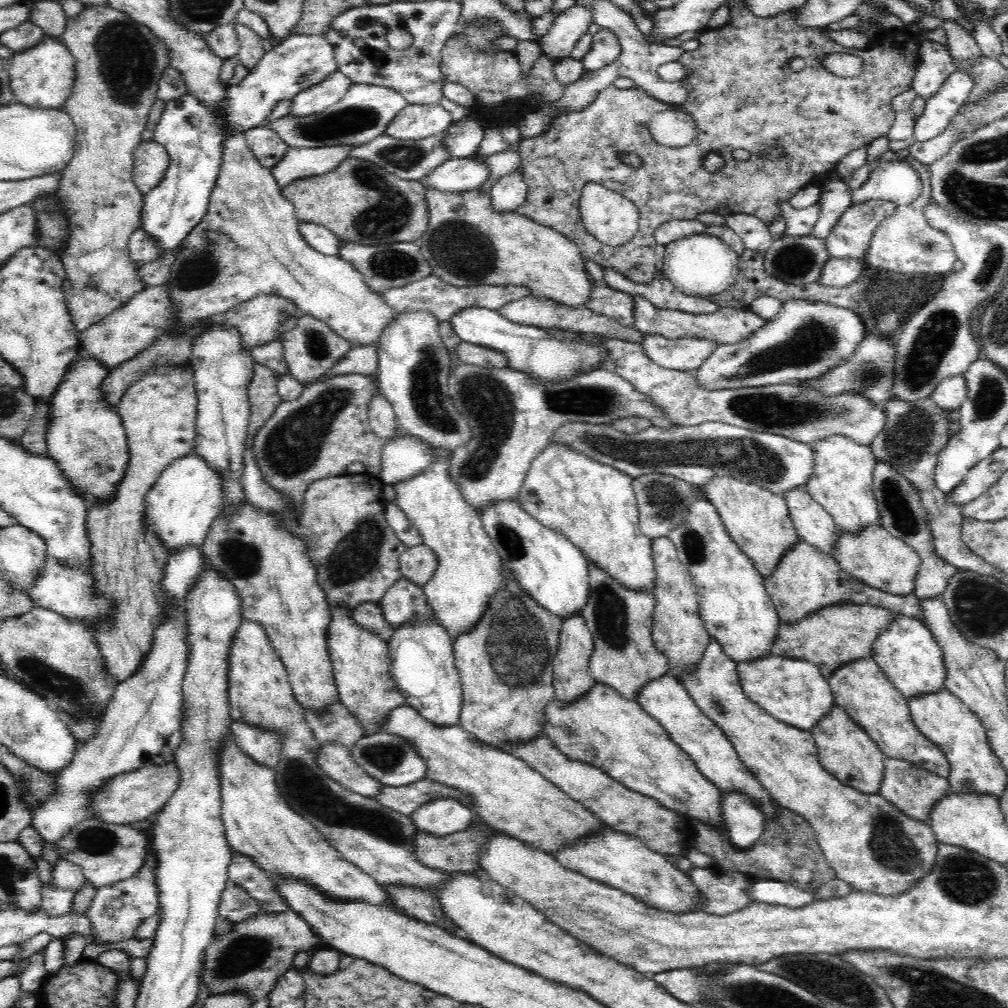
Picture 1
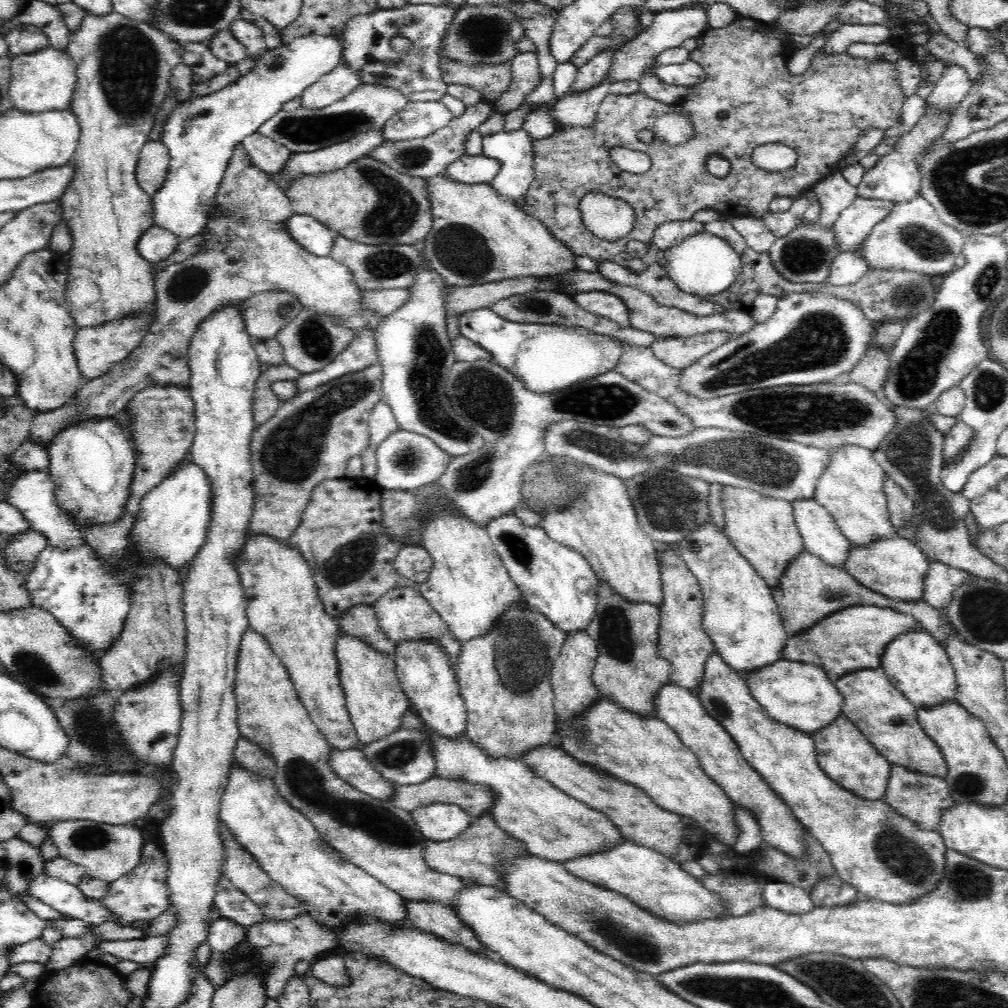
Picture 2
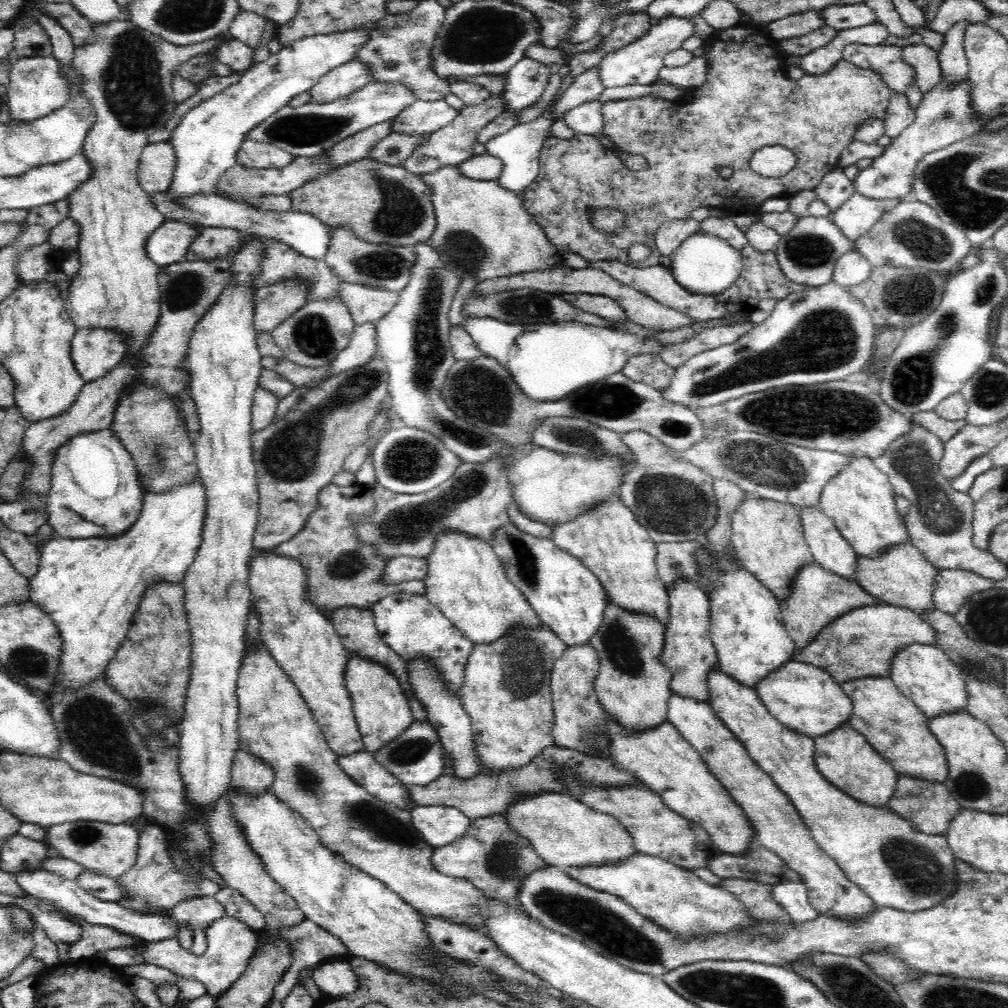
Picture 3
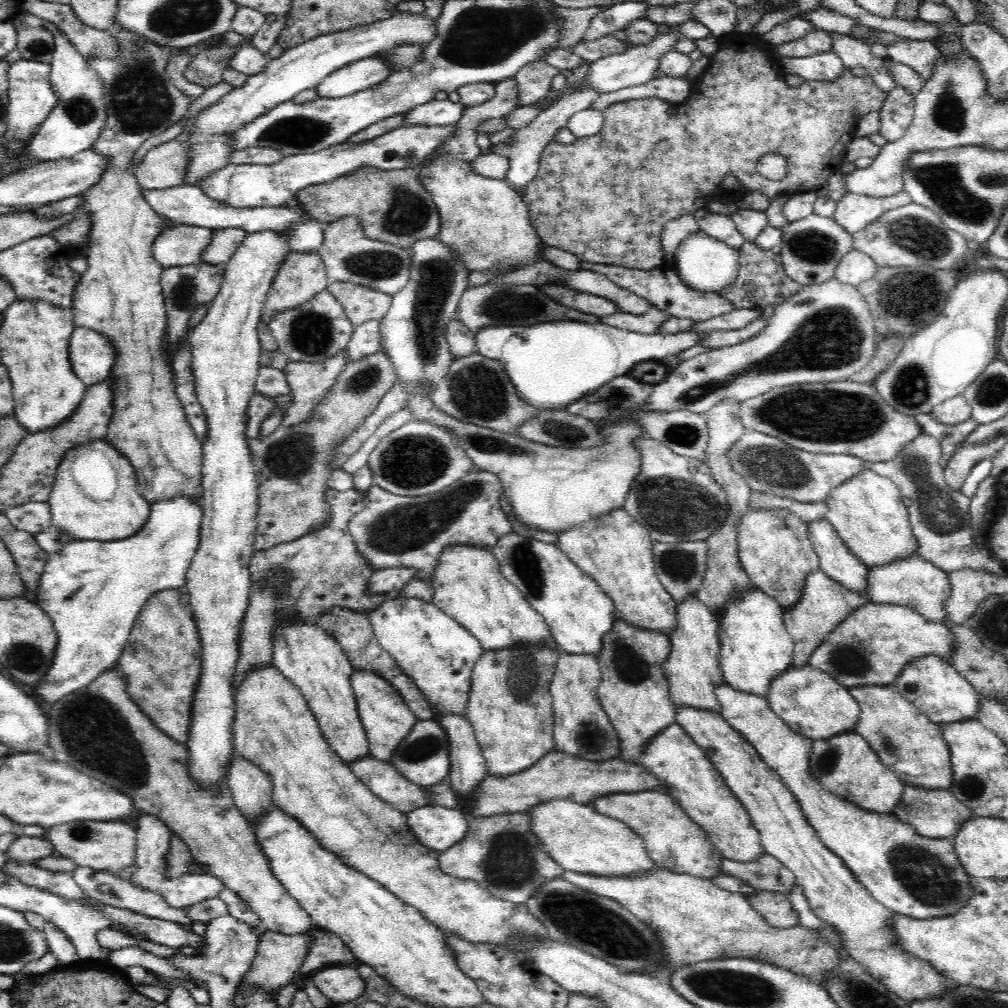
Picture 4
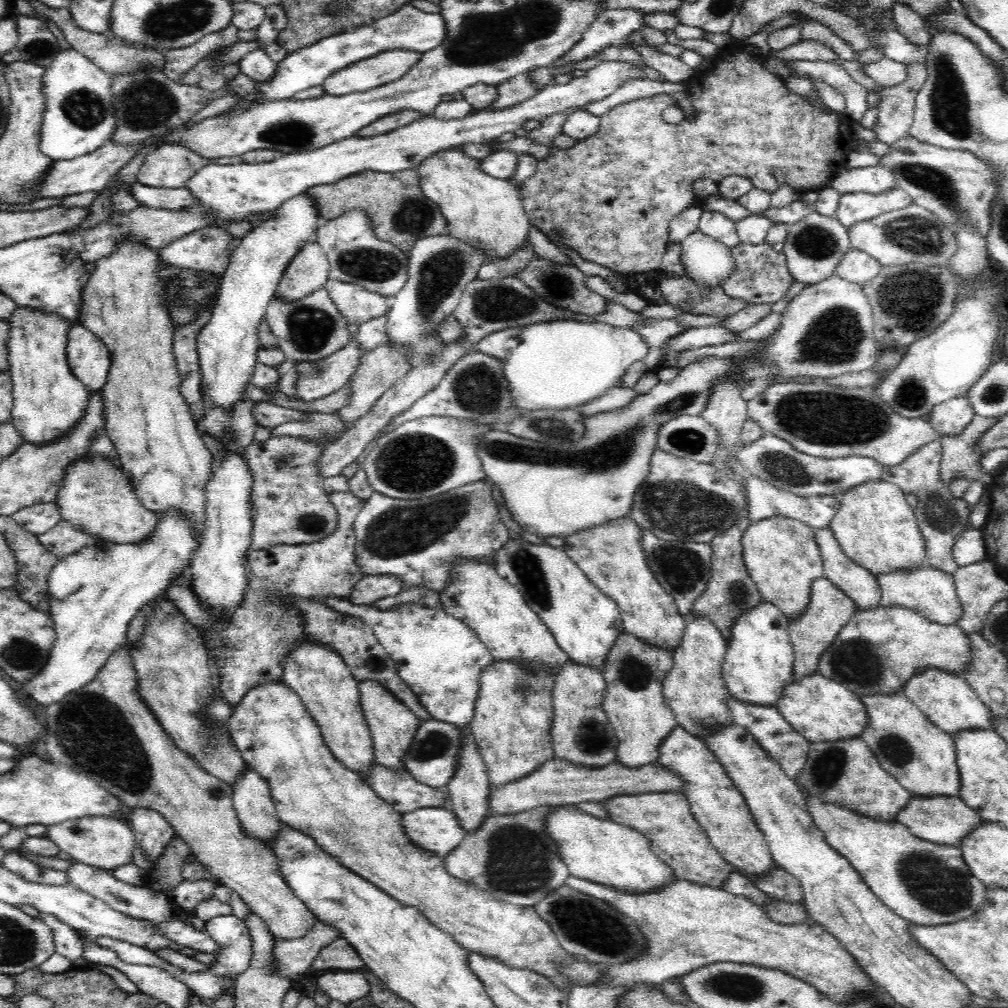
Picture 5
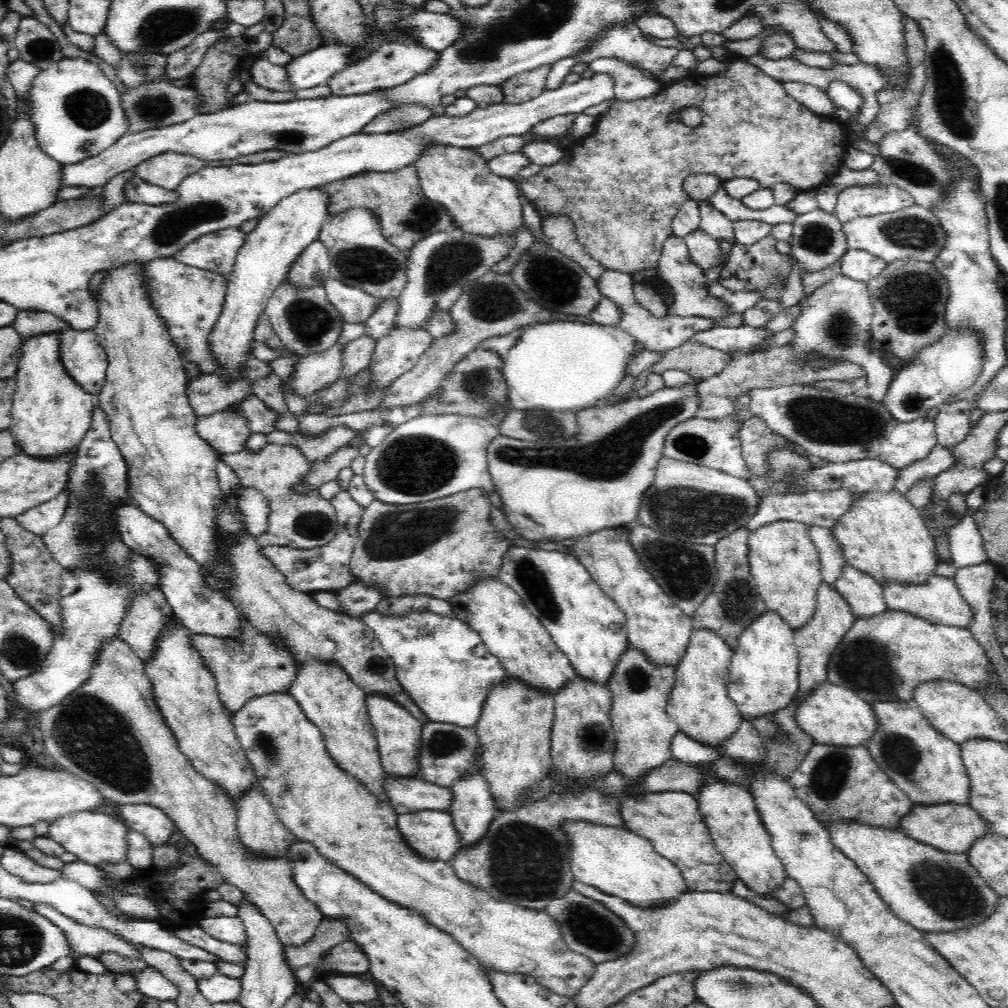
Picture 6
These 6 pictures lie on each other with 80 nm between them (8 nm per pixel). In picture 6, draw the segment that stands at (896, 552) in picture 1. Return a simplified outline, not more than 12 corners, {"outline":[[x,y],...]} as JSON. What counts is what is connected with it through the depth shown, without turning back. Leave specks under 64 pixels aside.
{"outline":[[955,581],[882,584],[890,610],[932,624],[966,626],[972,609]]}

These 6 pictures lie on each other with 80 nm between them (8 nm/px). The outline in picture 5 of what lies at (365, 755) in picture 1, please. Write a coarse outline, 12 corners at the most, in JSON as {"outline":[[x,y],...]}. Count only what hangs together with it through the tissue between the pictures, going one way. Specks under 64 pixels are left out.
{"outline":[[421,721],[402,768],[445,789],[455,774],[460,731]]}

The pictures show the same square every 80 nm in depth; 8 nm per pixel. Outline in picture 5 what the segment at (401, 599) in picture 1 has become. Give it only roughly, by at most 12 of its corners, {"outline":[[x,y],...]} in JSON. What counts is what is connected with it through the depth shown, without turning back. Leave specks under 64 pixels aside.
{"outline":[[340,599],[433,719],[469,724],[494,657],[440,607]]}

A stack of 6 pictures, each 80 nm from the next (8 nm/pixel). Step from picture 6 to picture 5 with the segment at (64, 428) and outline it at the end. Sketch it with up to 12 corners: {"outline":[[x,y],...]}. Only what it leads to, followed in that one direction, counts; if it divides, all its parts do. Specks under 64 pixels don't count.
{"outline":[[8,316],[12,424],[52,442],[84,416],[89,390],[67,361],[72,322]]}

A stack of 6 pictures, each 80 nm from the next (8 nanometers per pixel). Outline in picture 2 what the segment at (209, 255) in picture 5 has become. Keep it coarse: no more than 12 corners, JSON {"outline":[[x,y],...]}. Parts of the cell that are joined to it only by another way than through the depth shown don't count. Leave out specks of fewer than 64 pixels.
{"outline":[[150,227],[138,238],[140,257],[168,258],[179,243],[174,233]]}

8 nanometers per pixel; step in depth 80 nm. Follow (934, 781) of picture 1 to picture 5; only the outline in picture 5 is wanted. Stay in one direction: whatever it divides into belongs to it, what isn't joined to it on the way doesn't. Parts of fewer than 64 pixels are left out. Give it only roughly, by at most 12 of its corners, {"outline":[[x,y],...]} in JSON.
{"outline":[[910,792],[896,821],[960,846],[983,818],[956,796]]}

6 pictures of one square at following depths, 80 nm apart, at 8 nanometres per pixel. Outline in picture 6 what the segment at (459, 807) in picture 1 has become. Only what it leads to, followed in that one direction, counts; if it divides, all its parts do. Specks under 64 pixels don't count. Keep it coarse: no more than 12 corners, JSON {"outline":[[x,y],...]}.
{"outline":[[446,810],[399,814],[404,840],[446,862],[462,846]]}

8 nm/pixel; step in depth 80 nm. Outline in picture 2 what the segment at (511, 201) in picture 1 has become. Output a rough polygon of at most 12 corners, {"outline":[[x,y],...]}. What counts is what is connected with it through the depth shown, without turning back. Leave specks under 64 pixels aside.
{"outline":[[521,128],[483,136],[504,166],[489,182],[521,204],[534,178],[533,140]]}

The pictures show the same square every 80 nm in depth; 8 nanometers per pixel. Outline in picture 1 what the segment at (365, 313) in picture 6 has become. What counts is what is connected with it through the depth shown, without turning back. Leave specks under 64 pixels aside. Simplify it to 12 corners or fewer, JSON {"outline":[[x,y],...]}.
{"outline":[[432,274],[388,289],[396,312],[440,322],[466,307],[498,311],[528,293],[512,285],[454,286]]}

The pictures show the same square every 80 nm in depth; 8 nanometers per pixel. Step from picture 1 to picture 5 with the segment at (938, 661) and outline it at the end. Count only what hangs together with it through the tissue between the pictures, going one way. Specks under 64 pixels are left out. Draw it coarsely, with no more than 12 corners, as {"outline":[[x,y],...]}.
{"outline":[[928,666],[901,692],[938,728],[992,726],[962,675]]}

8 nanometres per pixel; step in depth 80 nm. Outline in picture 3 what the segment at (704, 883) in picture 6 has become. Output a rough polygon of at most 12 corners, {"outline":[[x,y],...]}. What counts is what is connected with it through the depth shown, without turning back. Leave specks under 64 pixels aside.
{"outline":[[552,772],[570,796],[616,818],[636,850],[689,871],[717,853],[710,833],[650,789],[586,785]]}

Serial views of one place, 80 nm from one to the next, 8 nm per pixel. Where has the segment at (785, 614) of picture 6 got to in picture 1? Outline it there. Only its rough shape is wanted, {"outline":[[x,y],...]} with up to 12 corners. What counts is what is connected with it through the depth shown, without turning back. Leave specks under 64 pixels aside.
{"outline":[[714,474],[702,490],[763,577],[800,537],[782,495]]}

